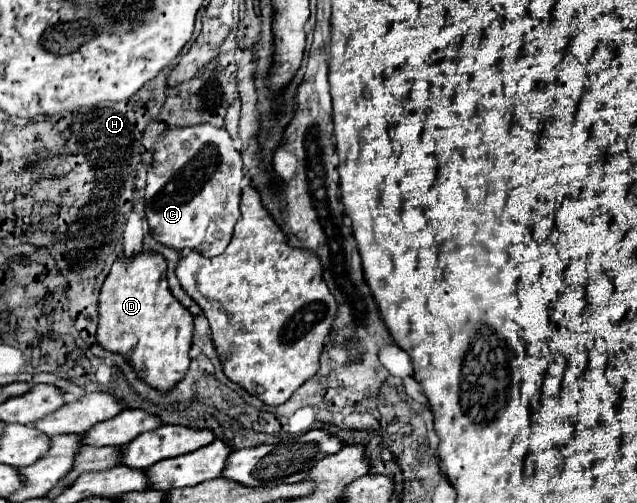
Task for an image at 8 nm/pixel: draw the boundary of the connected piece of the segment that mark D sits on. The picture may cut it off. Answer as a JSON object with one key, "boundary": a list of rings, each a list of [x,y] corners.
{"boundary":[[[141,251],[133,257],[119,255],[99,293],[99,327],[97,327],[99,345],[103,345],[107,351],[121,353],[137,369],[139,377],[145,379],[151,387],[159,391],[169,391],[179,379],[183,379],[189,367],[191,339],[193,339],[193,315],[169,291],[165,257],[155,251]]]}

